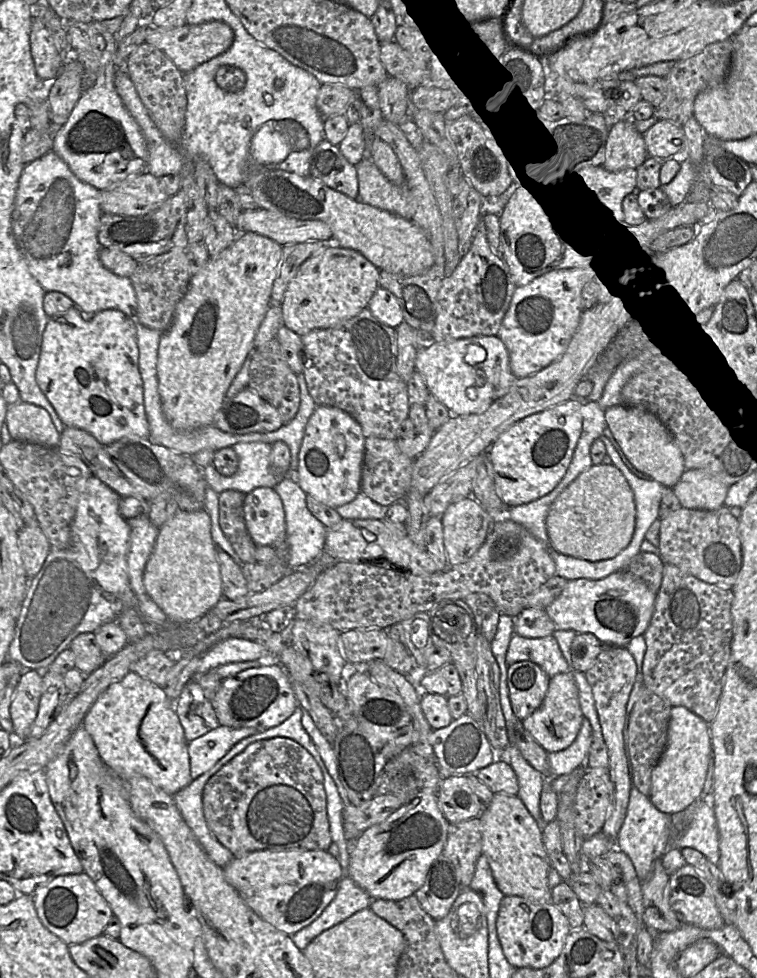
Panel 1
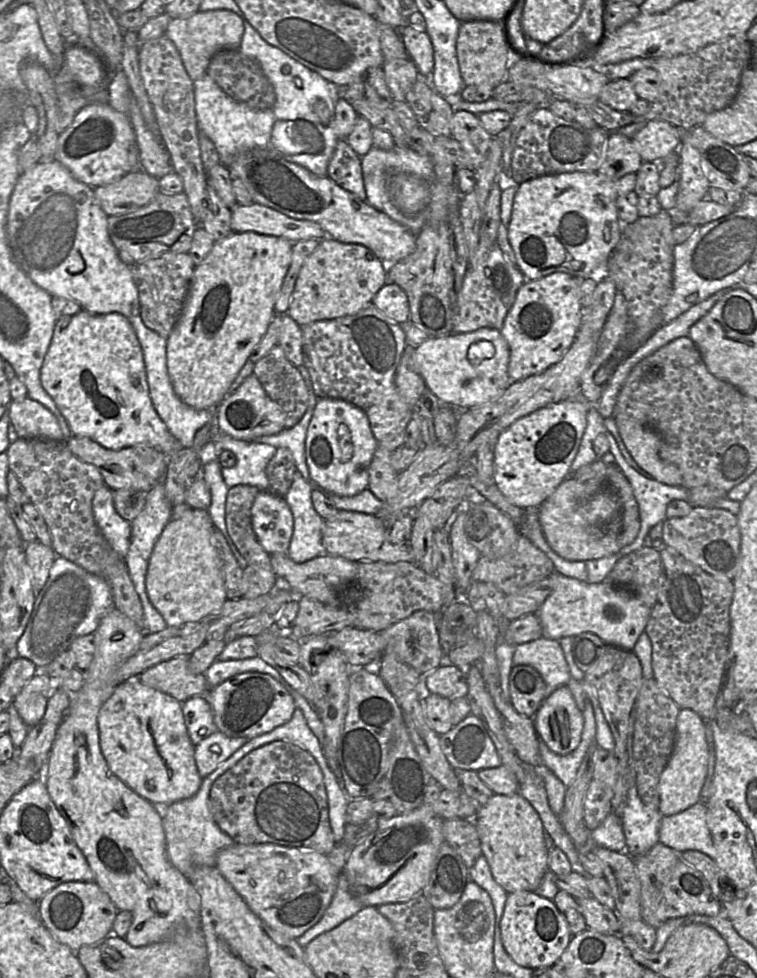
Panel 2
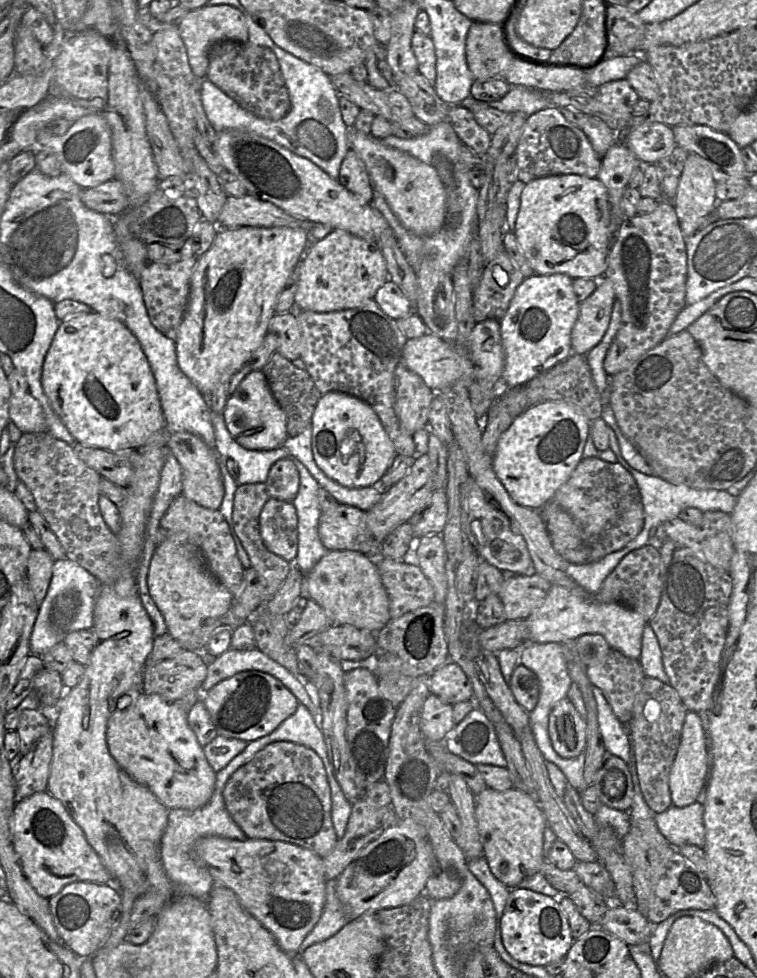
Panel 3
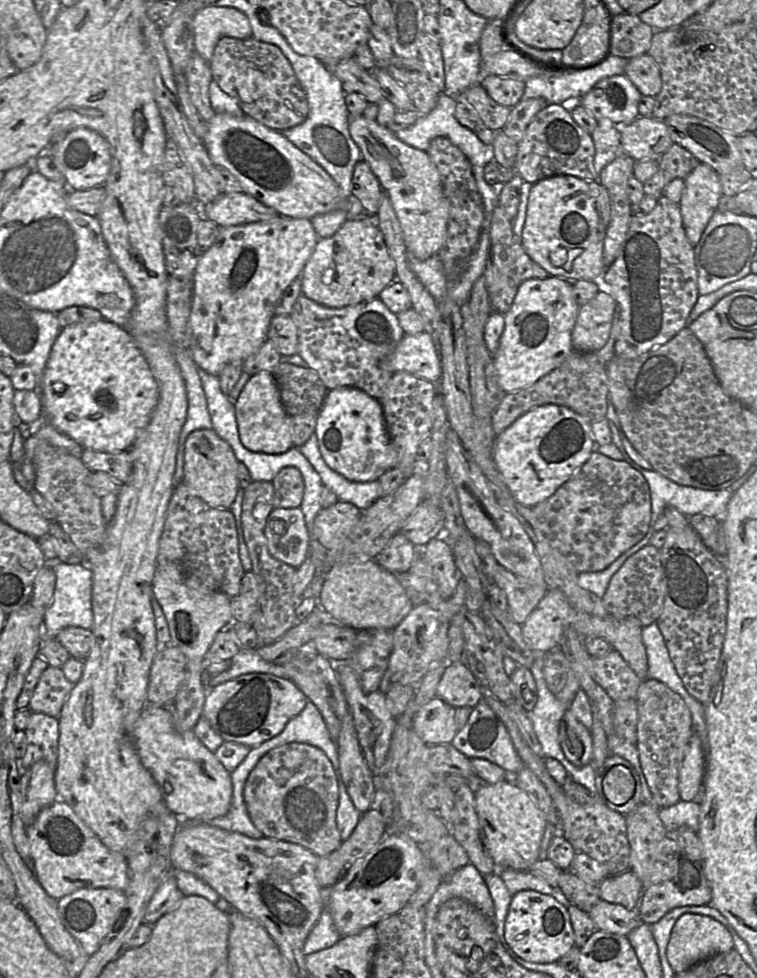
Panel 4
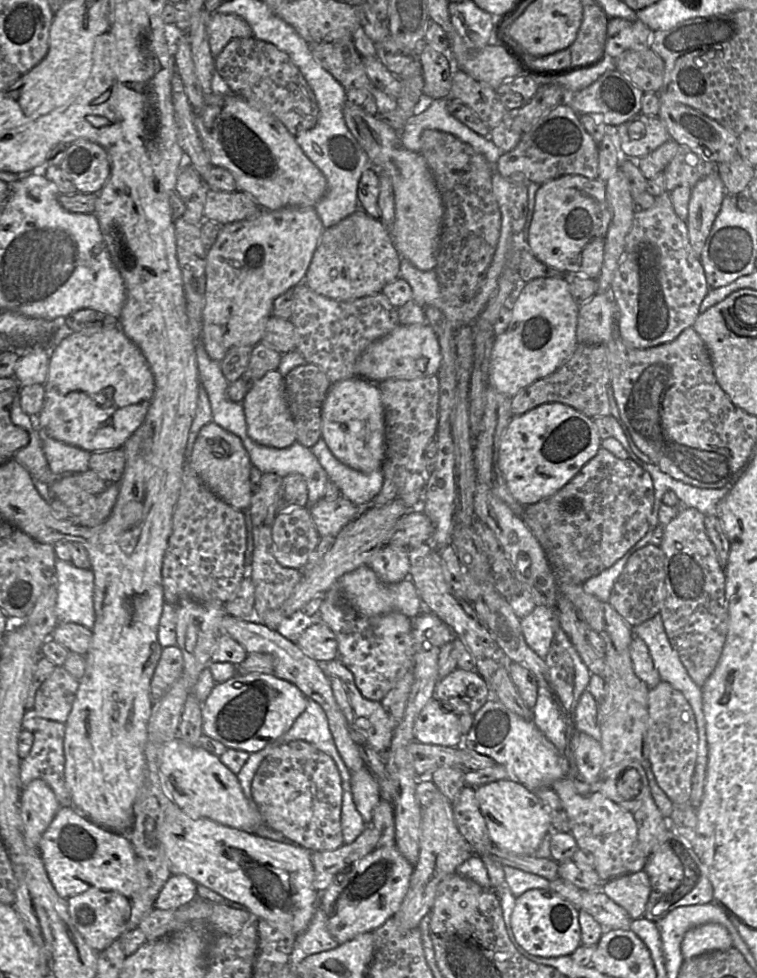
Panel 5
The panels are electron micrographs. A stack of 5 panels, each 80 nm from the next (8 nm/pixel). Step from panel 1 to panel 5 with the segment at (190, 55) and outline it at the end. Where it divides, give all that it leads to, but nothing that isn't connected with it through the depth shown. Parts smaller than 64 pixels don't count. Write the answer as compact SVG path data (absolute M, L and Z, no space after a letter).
M211 13L207 34L213 58L218 56L232 39L250 38L253 35L250 26L241 17L222 13Z

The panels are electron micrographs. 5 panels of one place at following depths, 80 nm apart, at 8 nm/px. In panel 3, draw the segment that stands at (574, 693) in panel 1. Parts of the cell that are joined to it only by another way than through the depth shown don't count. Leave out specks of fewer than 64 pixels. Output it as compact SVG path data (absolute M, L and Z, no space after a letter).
M567 697L561 699L552 709L548 732L554 750L562 758L574 758L585 751L586 721Z

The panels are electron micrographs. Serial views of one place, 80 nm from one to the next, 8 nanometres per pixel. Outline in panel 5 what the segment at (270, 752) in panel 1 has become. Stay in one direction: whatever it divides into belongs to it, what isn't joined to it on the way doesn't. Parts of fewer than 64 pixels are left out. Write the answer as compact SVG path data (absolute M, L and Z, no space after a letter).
M294 740L271 751L251 783L252 801L263 823L311 852L335 850L344 844L341 830L342 780L334 760L314 745Z

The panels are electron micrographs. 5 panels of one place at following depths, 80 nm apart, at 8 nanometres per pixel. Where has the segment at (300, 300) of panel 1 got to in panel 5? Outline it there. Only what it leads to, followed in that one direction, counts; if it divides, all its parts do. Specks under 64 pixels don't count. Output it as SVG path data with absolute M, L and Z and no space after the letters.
M362 209L325 229L313 254L303 283L315 293L336 301L353 301L382 291L385 285L399 278L401 257L396 250L390 230L380 220Z

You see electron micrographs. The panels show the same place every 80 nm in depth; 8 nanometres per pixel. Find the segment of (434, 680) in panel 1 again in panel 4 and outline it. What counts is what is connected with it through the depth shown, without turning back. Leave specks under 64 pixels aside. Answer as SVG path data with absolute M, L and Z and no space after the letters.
M447 663L436 687L436 696L453 708L475 707L485 690L464 663Z

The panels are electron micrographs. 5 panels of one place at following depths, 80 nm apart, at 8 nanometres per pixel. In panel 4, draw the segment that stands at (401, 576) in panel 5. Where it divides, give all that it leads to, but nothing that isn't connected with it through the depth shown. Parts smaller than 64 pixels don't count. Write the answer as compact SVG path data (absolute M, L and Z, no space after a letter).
M398 532L378 554L375 561L384 569L399 574L410 570L414 558L415 546L406 536Z

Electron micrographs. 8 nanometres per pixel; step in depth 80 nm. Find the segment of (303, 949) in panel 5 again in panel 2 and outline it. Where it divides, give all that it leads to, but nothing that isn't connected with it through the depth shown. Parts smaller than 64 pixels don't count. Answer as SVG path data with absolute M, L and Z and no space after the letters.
M341 870L331 903L320 920L296 939L299 946L305 948L314 938L337 927L363 907L363 904L351 895L347 878Z

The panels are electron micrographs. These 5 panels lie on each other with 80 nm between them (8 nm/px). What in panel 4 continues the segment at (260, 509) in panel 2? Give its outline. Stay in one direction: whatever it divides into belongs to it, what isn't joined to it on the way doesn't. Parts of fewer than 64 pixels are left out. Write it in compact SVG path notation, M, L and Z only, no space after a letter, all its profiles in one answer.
M300 507L273 508L265 525L270 554L298 568L309 556L310 532Z

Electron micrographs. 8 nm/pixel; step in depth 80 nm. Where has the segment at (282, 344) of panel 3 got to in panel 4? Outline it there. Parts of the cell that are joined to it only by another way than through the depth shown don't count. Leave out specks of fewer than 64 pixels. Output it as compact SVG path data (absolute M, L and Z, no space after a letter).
M275 314L272 317L267 339L276 346L282 356L299 352L298 330L290 315Z

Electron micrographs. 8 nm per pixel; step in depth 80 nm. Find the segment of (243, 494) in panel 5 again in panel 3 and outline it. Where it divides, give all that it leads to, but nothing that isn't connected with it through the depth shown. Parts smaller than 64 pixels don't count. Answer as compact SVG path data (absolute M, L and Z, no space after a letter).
M170 432L167 453L171 453L182 468L182 494L202 507L218 510L224 497L224 484L221 476L218 455L199 437L188 432Z

